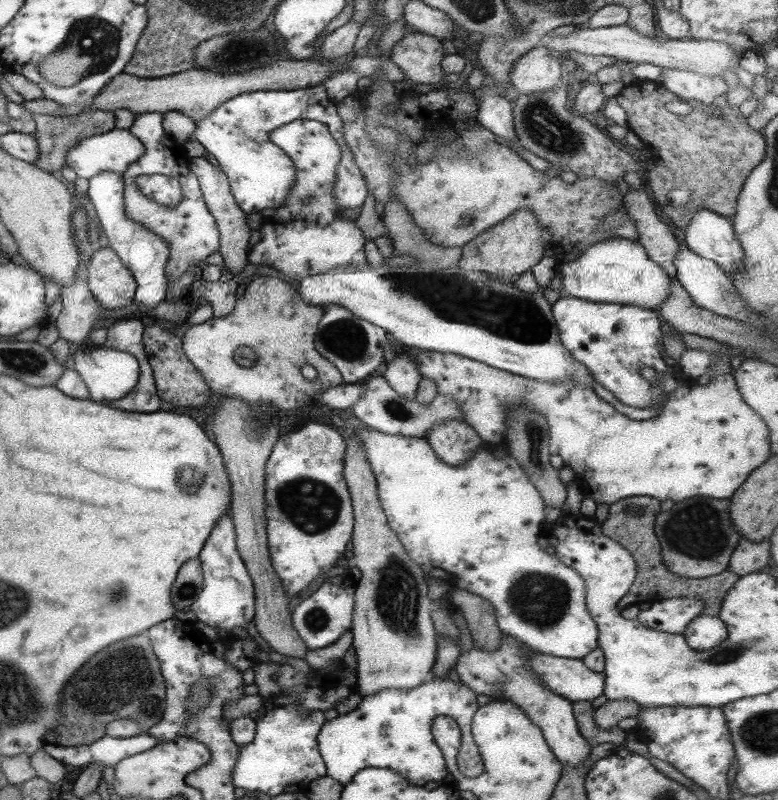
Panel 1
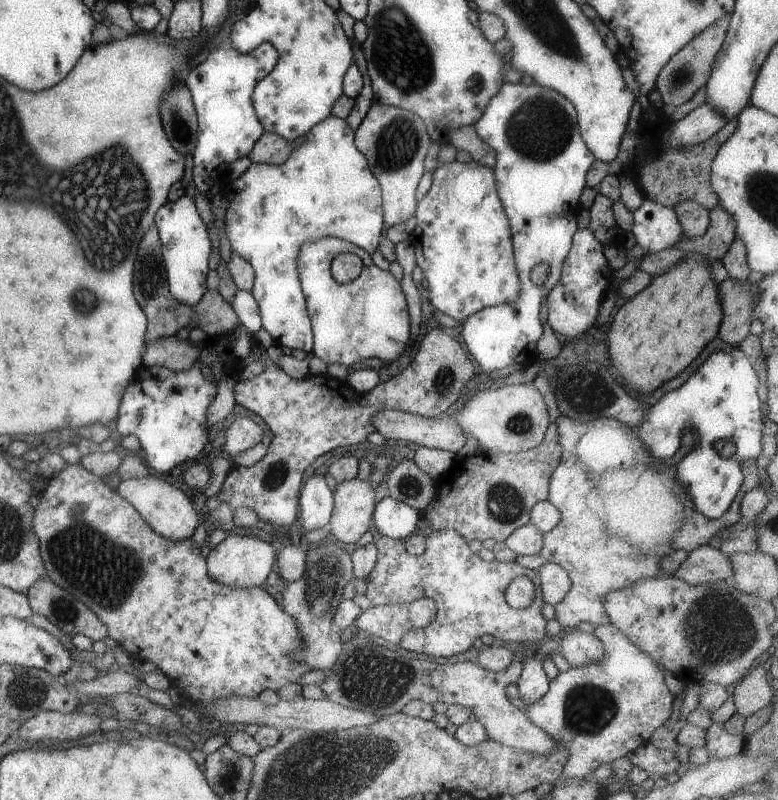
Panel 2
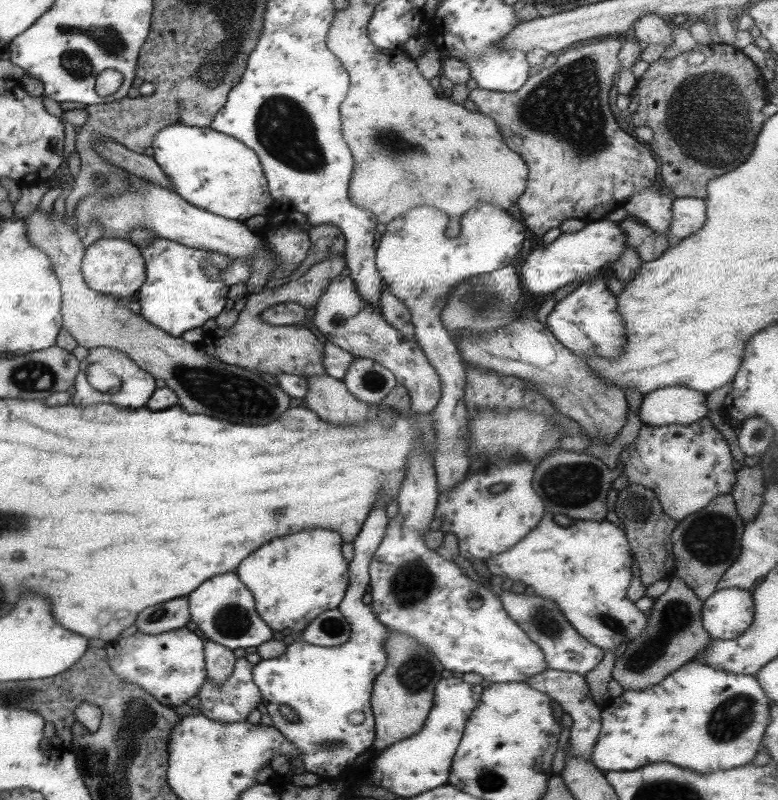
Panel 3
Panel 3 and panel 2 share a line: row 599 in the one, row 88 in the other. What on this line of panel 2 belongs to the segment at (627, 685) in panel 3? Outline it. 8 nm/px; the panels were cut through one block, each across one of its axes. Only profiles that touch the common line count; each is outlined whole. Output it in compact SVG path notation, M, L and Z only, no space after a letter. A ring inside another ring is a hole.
M730 14L717 18L713 24L710 24L705 30L689 40L681 50L675 52L667 60L667 64L659 70L654 87L659 92L663 105L678 107L680 104L687 102L701 86L706 85L711 63L725 40L729 20Z

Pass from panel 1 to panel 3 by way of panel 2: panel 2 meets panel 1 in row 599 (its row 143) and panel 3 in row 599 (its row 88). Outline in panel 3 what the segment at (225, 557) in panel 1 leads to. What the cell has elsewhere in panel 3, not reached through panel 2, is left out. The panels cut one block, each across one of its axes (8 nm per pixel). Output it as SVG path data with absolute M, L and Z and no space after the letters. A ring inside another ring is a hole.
M234 572L215 575L195 587L187 596L190 621L208 638L225 646L235 648L258 647L271 640L272 630L255 612L252 594Z

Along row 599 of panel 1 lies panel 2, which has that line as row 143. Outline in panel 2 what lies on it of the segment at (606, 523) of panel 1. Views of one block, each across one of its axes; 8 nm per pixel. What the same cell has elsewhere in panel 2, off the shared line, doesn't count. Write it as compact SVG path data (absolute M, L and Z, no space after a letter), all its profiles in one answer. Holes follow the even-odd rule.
M658 110L649 112L645 118L638 120L637 128L633 132L624 132L619 142L619 150L611 162L594 160L585 172L585 186L598 188L599 183L605 176L611 174L629 174L637 190L643 198L657 202L666 207L675 206L679 202L691 200L707 208L713 209L717 203L717 194L711 188L710 174L713 156L717 154L719 147L735 132L737 117L731 118L723 124L711 139L695 144L695 146L685 146L685 148L671 148L663 146L661 132L667 126L665 119L659 118Z

